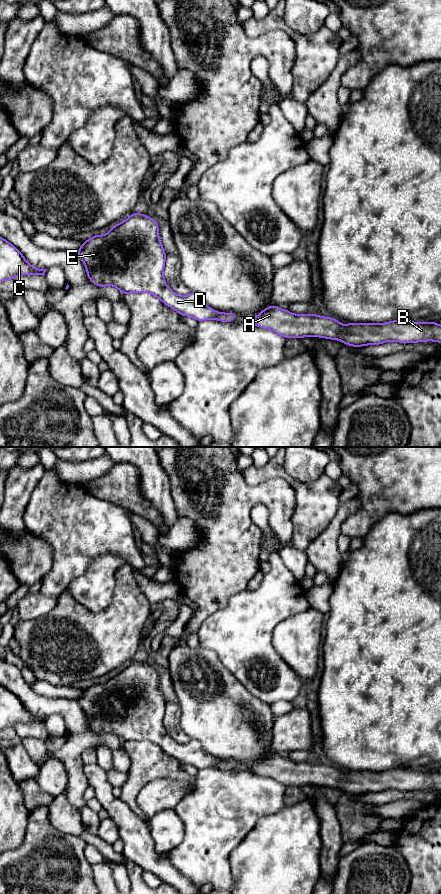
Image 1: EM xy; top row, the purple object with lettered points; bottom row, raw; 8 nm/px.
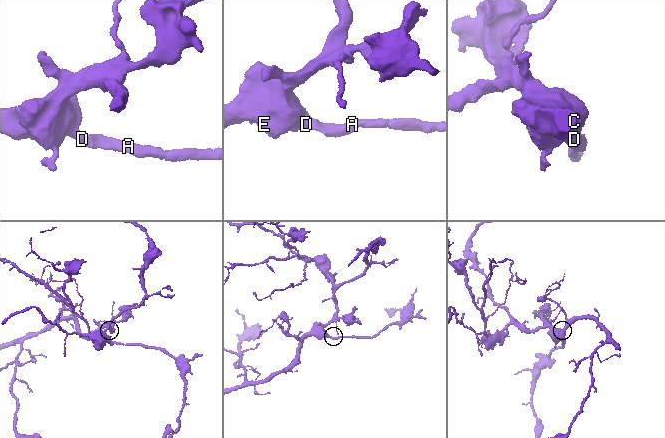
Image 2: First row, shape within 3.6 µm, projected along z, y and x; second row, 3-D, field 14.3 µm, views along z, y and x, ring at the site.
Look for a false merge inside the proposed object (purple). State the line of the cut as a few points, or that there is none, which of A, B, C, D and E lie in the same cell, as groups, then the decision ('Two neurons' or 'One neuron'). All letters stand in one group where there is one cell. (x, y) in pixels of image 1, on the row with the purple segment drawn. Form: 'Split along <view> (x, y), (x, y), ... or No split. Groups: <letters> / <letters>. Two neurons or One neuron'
No split. Groups: A B C D E. One neuron

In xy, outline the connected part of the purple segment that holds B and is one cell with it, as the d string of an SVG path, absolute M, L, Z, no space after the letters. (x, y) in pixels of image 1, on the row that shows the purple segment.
M277 305L266 307L254 317L251 324L269 329L288 338L316 336L333 340L341 340L344 345L361 347L377 345L388 341L414 343L436 341L441 343L441 325L439 323L415 323L398 319L391 322L349 323L342 325L330 317L315 314L293 314L280 309Z

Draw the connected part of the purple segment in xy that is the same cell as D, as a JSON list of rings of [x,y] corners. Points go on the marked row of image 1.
[[[133,212],[128,219],[112,226],[107,234],[94,235],[83,242],[76,253],[85,264],[90,281],[99,287],[113,285],[122,294],[146,292],[155,295],[180,315],[193,317],[198,322],[209,319],[233,322],[236,319],[234,313],[221,313],[208,307],[199,294],[180,296],[167,286],[163,276],[167,254],[159,240],[158,224],[149,216]]]

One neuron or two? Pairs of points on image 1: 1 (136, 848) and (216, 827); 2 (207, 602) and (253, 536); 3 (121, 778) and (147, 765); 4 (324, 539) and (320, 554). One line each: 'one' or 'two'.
1: two
2: one
3: two
4: one

